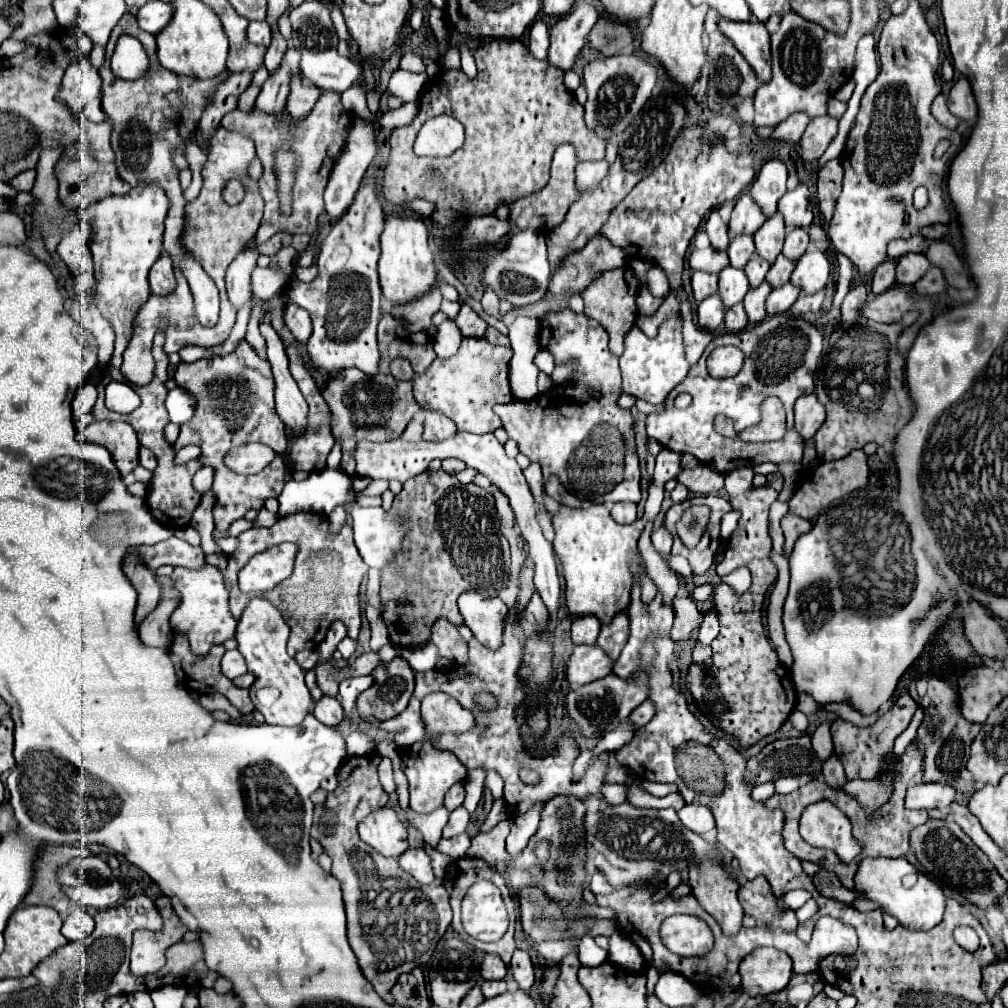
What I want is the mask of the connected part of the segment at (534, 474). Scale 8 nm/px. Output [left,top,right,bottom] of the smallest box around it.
[524,462,544,510]

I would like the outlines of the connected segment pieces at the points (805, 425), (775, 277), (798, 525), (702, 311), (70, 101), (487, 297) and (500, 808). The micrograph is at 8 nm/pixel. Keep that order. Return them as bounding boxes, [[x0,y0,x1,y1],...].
[[794,394,826,440],[766,254,794,288],[782,514,812,558],[696,294,724,332],[58,54,104,122],[480,290,498,318],[480,798,508,832]]

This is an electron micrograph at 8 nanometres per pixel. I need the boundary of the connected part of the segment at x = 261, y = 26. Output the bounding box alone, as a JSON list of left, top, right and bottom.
[248,22,270,46]

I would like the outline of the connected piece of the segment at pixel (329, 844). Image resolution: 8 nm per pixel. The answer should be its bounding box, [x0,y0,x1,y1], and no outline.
[312,756,452,1002]

